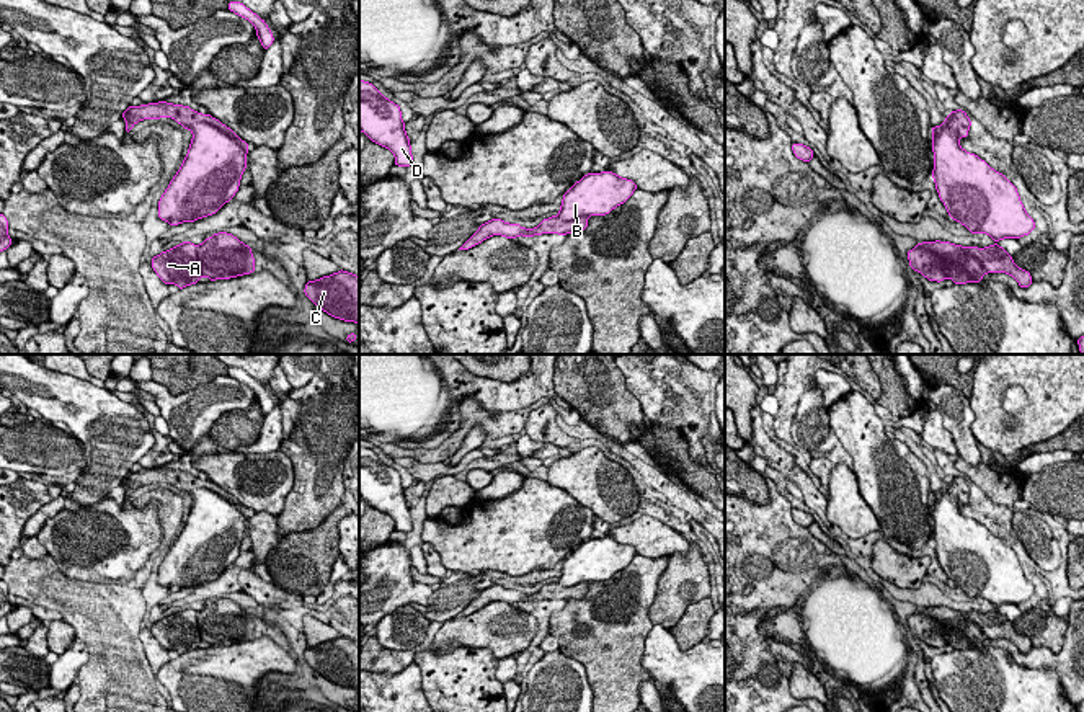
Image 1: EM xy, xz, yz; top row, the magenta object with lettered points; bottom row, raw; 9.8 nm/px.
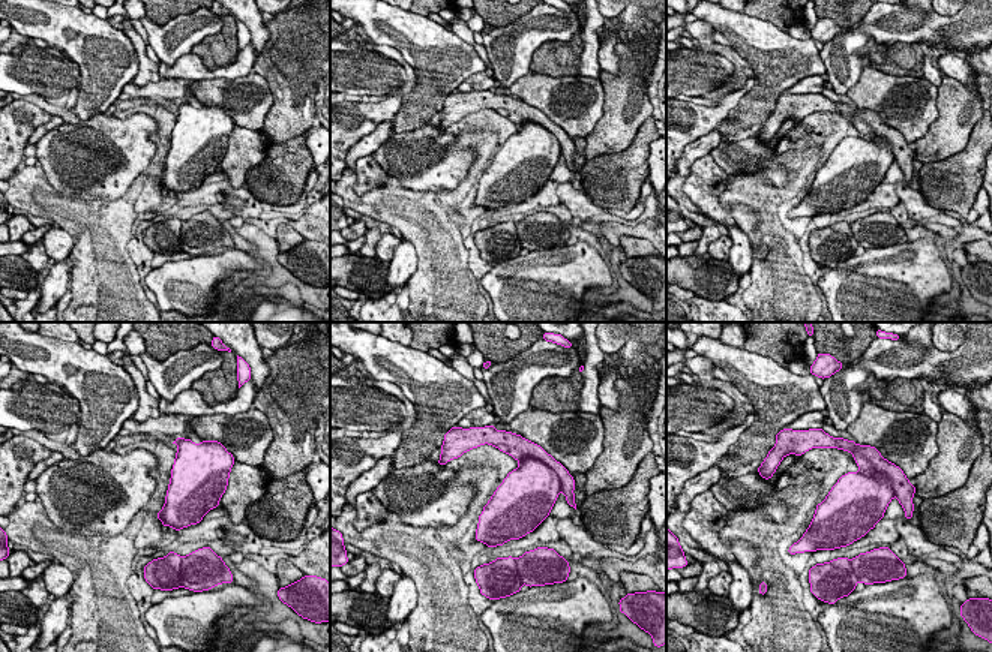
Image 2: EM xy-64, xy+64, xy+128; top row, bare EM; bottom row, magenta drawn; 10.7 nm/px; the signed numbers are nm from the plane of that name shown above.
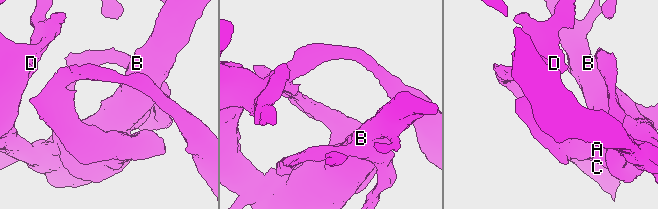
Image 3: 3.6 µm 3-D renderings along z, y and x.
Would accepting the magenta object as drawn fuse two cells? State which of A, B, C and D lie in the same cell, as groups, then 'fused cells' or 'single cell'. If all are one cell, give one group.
A C / B D; fused cells

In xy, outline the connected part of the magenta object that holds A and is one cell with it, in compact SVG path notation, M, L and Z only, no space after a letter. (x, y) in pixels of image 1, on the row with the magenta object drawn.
M227 232L214 234L201 245L189 240L152 256L152 268L165 284L183 289L196 284L201 276L230 279L255 271L251 247Z

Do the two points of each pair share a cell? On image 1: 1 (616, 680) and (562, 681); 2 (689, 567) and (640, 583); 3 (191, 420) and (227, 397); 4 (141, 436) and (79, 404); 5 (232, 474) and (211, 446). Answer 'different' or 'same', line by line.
1: different
2: different
3: same
4: same
5: different

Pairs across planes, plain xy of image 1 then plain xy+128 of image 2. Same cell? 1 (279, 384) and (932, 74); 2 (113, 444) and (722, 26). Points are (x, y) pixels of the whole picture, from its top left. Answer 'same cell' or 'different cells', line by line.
1: same cell
2: same cell

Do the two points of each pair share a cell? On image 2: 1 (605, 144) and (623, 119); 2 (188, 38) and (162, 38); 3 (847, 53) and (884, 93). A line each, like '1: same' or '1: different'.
1: same
2: same
3: different

